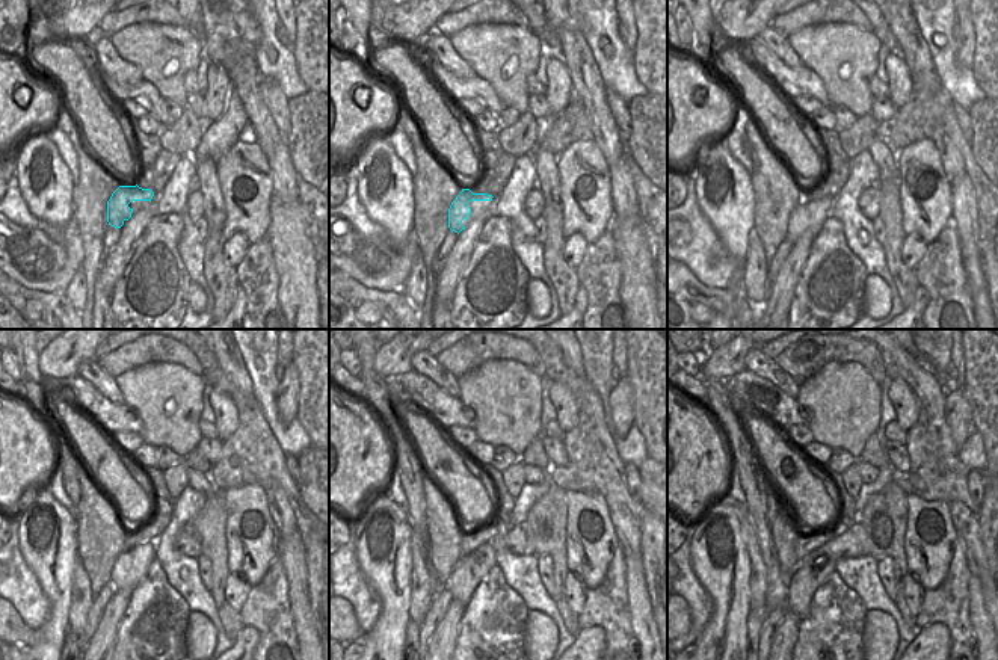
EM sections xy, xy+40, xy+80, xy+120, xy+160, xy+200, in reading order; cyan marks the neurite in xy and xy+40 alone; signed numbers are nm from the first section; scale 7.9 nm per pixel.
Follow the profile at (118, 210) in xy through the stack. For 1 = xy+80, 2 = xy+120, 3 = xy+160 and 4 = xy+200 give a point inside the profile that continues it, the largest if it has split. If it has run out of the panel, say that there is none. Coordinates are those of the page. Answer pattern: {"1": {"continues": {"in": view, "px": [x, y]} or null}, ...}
{"1": {"continues": {"in": "xy+80", "px": [794, 228]}}, "2": {"continues": {"in": "xy+120", "px": [124, 577]}}, "3": {"continues": {"in": "xy+160", "px": [464, 580]}}, "4": {"continues": {"in": "xy+200", "px": [802, 583]}}}

